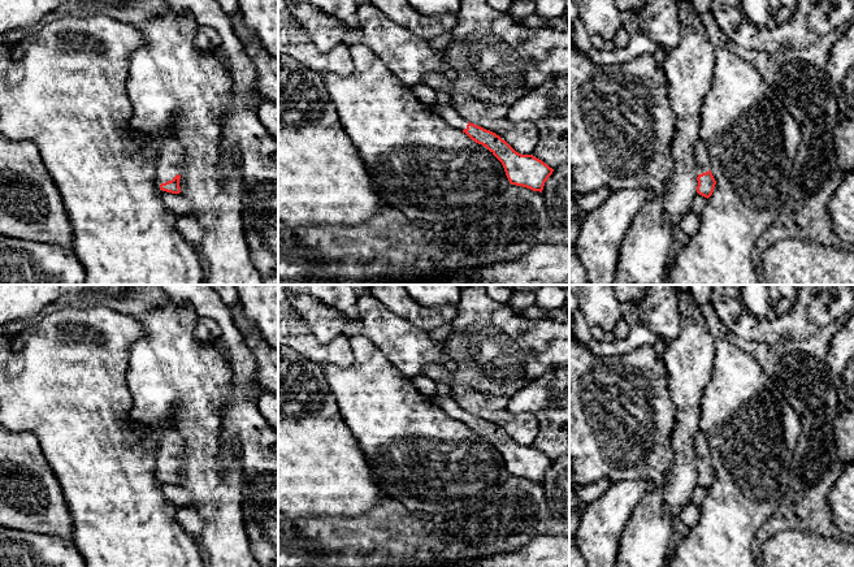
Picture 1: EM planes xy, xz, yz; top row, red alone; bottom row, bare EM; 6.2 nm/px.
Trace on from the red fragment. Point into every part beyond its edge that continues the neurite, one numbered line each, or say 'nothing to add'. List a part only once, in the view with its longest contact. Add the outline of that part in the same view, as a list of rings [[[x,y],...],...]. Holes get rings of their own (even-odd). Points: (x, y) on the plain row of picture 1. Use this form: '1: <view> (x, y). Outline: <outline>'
1: xy (170, 451). Outline: [[[174,429],[162,430],[159,434],[159,450],[156,456],[156,471],[160,475],[172,472],[179,466],[185,455],[185,438]]]

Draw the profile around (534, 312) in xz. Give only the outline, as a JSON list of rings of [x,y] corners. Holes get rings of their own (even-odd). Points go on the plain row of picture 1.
[[[534,304],[529,308],[520,311],[519,313],[528,319],[539,320],[539,319],[549,319],[549,312],[550,311],[543,310]]]

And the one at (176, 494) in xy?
[[[160,482],[161,490],[165,498],[172,502],[175,507],[186,507],[188,508],[191,503],[191,495],[187,490],[185,490],[179,485],[172,485],[166,482]]]

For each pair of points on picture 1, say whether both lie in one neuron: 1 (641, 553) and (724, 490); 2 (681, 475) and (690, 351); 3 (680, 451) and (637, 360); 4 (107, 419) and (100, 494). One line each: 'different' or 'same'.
1: different
2: same
3: different
4: same

